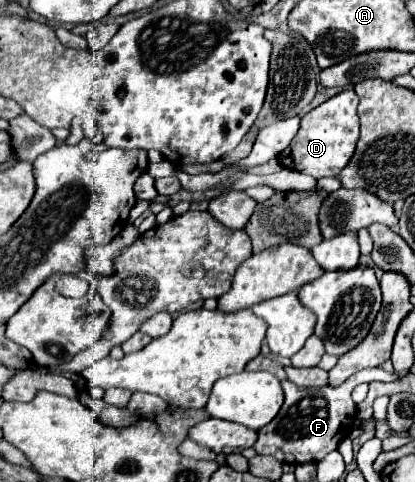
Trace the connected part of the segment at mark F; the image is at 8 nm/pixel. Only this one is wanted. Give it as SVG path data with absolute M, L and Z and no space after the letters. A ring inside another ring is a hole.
M367 367L367 369L361 369L359 373L355 373L351 379L347 379L339 387L305 389L305 387L297 387L291 381L283 381L281 387L285 393L285 403L283 403L281 411L277 413L277 417L257 431L257 441L255 441L253 449L259 455L271 455L271 457L275 457L283 463L291 463L291 465L305 463L305 461L317 463L327 453L335 451L339 441L345 435L349 435L355 425L357 409L351 399L351 391L359 383L395 381L395 379L397 379L397 373L387 373L381 367Z

